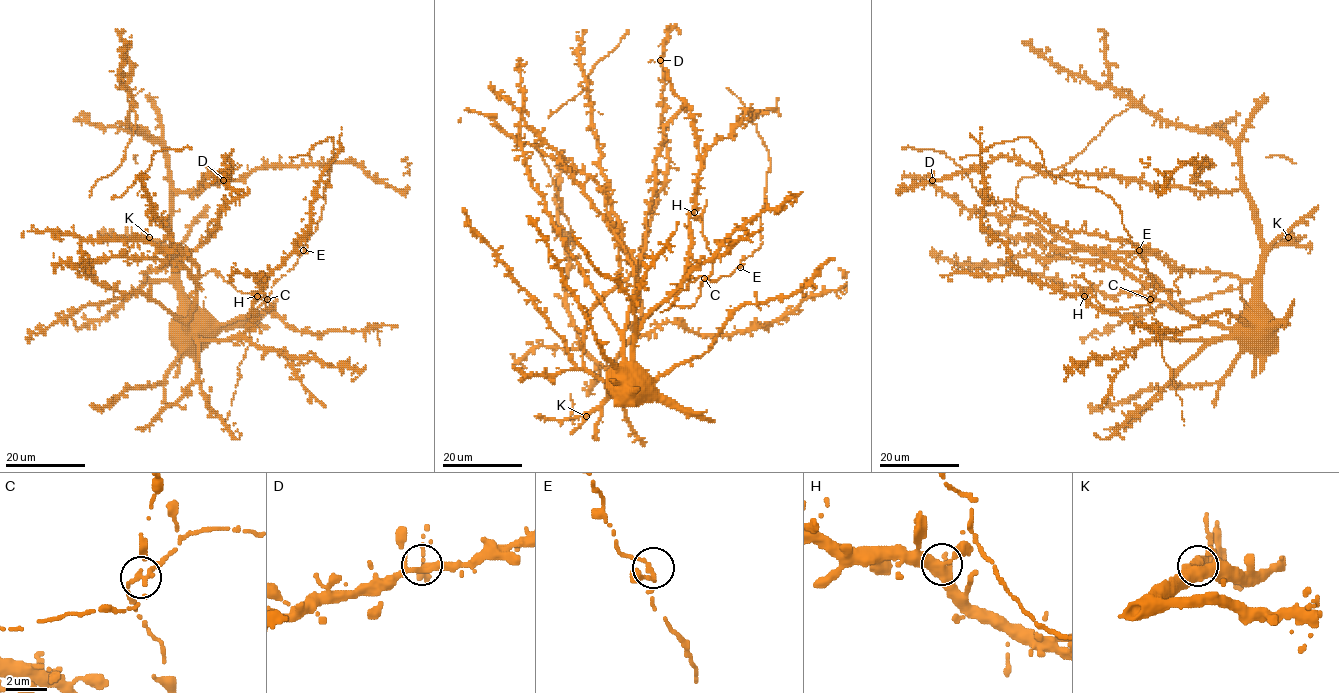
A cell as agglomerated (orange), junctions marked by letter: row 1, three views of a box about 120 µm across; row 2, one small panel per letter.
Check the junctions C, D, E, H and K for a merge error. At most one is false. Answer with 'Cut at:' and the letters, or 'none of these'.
Cut at: C

